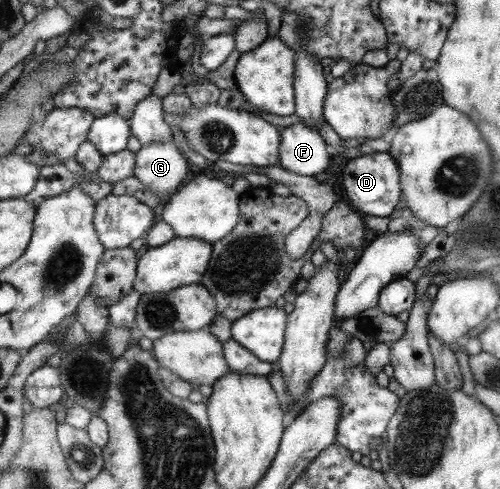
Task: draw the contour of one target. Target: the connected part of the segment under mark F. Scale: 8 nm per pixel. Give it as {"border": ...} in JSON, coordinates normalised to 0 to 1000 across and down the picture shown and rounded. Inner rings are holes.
{"border":[[[604,252],[564,264],[556,335],[602,360],[654,352],[668,323],[646,280]]]}

